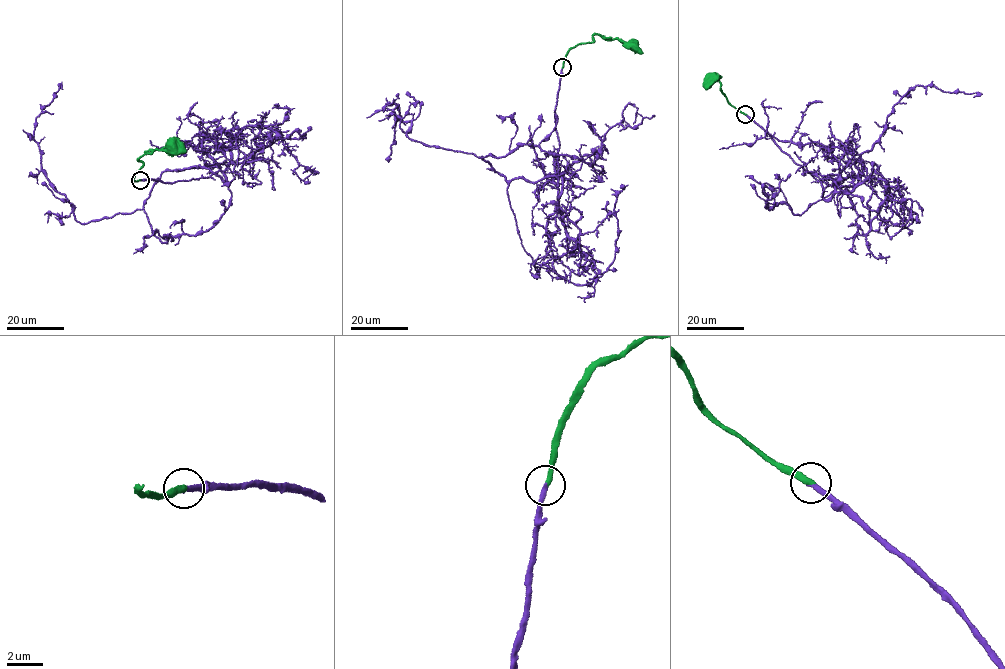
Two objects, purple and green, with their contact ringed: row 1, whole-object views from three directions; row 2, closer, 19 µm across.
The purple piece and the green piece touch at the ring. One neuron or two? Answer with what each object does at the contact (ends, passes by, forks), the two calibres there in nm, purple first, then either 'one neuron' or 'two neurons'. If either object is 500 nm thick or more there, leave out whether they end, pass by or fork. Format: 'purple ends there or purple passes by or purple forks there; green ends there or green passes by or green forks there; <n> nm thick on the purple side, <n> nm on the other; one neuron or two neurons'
purple ends there; green ends there; 280 nm thick on the purple side, 300 nm on the other; one neuron

